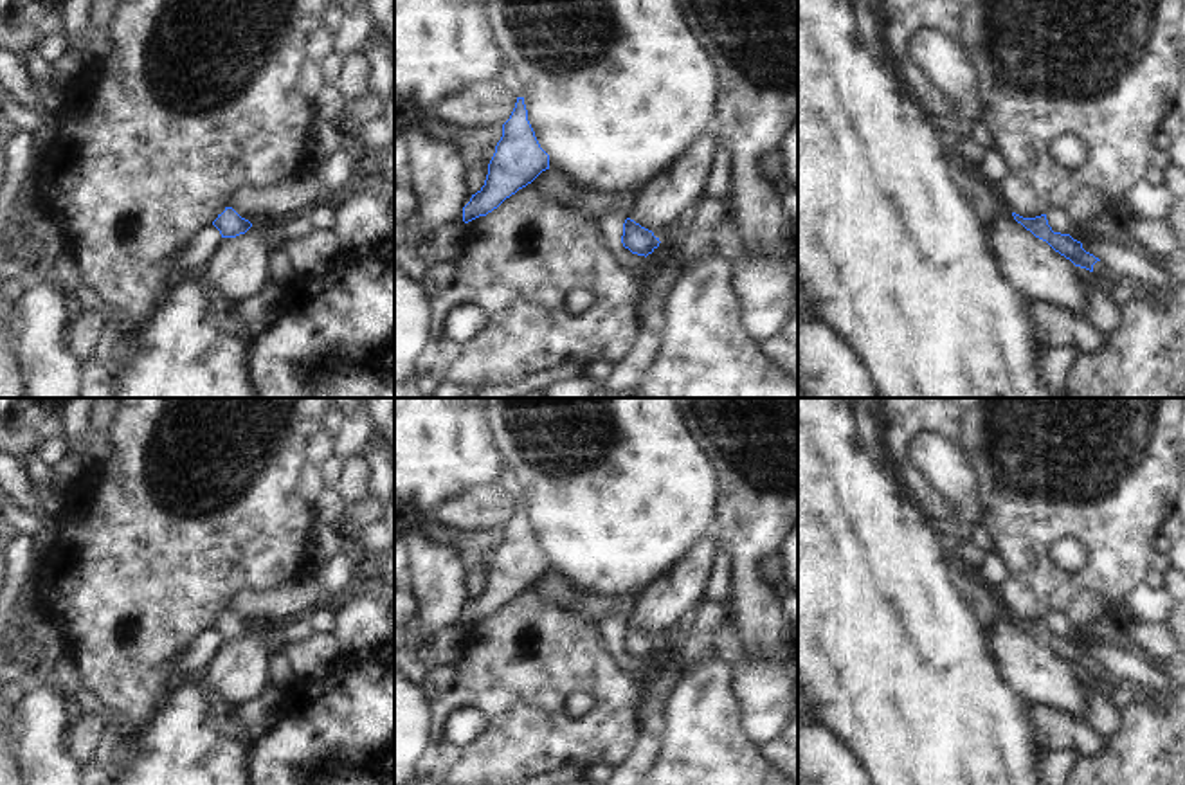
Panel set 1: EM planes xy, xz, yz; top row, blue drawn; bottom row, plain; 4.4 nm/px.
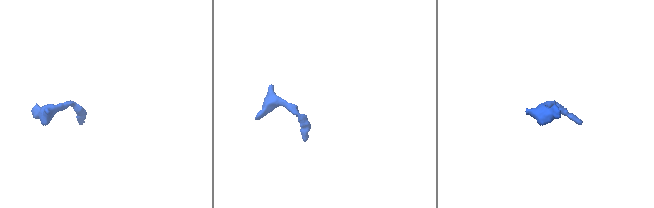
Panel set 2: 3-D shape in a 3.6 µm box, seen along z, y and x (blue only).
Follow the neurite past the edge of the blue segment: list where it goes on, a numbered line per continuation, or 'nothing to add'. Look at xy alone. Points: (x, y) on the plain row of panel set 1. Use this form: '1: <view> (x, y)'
nothing to add.

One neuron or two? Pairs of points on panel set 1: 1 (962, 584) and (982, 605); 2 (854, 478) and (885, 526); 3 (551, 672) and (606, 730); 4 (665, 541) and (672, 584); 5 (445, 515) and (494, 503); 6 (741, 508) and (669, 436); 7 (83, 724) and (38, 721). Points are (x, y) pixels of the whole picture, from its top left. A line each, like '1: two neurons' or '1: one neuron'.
1: one neuron
2: one neuron
3: one neuron
4: two neurons
5: one neuron
6: two neurons
7: two neurons

